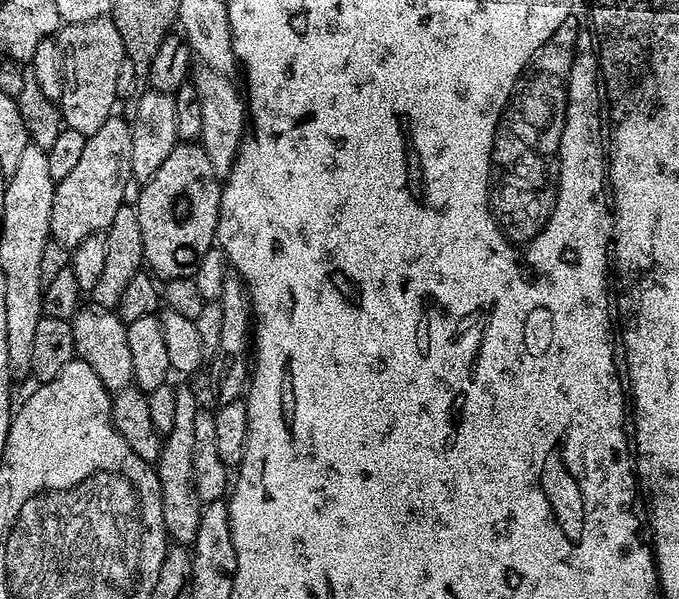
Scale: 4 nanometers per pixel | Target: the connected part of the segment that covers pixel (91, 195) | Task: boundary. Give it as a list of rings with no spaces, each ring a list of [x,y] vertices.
[[[120,114],[111,116],[102,130],[88,137],[86,150],[82,150],[82,158],[74,165],[74,171],[57,183],[54,202],[50,206],[51,239],[71,250],[82,242],[82,238],[90,238],[90,234],[107,233],[110,222],[114,222],[114,214],[125,207],[128,184],[133,183],[130,166],[133,146],[131,123],[123,120]]]

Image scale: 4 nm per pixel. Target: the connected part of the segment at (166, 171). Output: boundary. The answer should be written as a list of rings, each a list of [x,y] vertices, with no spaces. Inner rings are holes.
[[[177,142],[174,150],[170,150],[166,162],[158,166],[158,174],[143,181],[141,188],[144,189],[141,190],[140,197],[134,201],[134,207],[138,214],[138,227],[142,229],[144,263],[153,277],[161,281],[183,276],[195,277],[200,261],[207,252],[213,251],[216,244],[221,187],[221,177],[214,174],[214,166],[210,166],[210,158],[206,158],[206,150],[196,142]]]

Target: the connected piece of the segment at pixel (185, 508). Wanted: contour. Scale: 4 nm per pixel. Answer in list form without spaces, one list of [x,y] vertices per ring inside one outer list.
[[[179,385],[175,394],[174,423],[165,433],[163,450],[156,461],[157,487],[162,494],[162,510],[158,516],[161,527],[171,541],[177,545],[188,546],[196,538],[202,502],[192,487],[194,419],[196,419],[200,405],[192,389]]]

